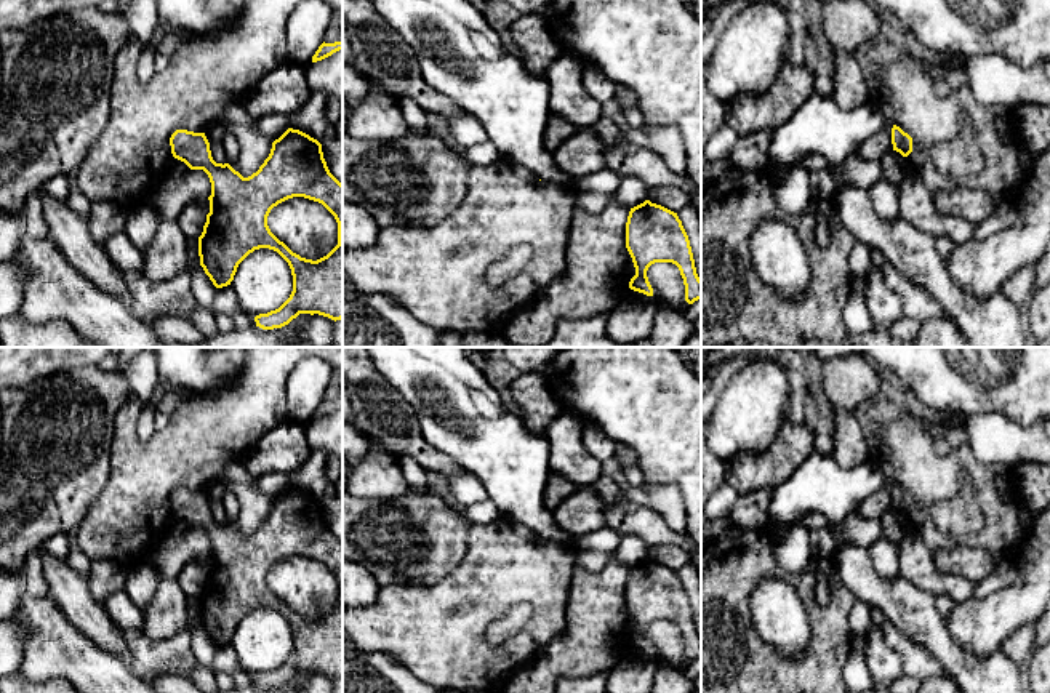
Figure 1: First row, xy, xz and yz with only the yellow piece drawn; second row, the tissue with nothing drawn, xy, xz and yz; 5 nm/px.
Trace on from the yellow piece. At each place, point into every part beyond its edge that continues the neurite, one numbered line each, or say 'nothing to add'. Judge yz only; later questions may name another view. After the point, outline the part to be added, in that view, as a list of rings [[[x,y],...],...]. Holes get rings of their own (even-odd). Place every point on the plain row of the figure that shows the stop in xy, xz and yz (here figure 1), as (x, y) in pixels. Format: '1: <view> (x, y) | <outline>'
nothing to add

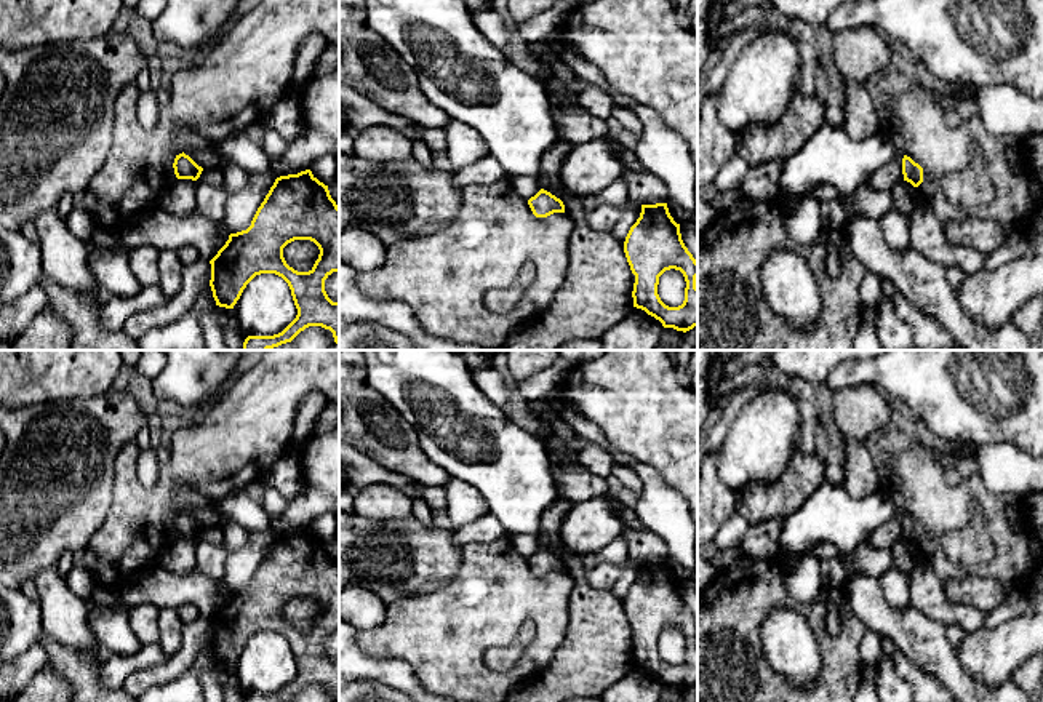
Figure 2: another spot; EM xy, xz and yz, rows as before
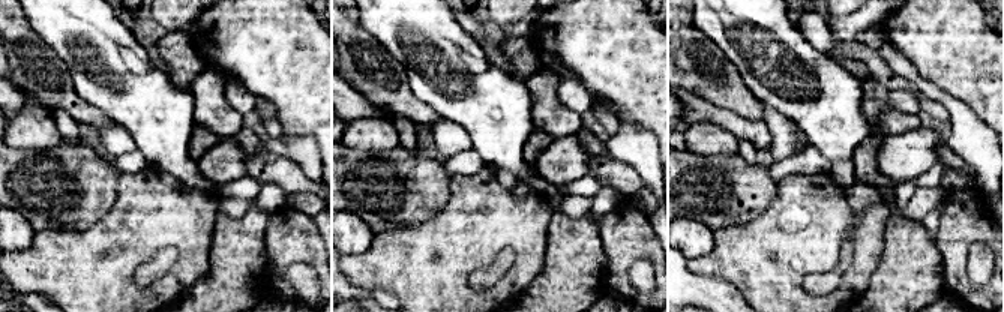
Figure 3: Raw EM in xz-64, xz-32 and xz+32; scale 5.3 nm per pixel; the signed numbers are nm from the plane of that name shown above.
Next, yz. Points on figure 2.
nothing to add

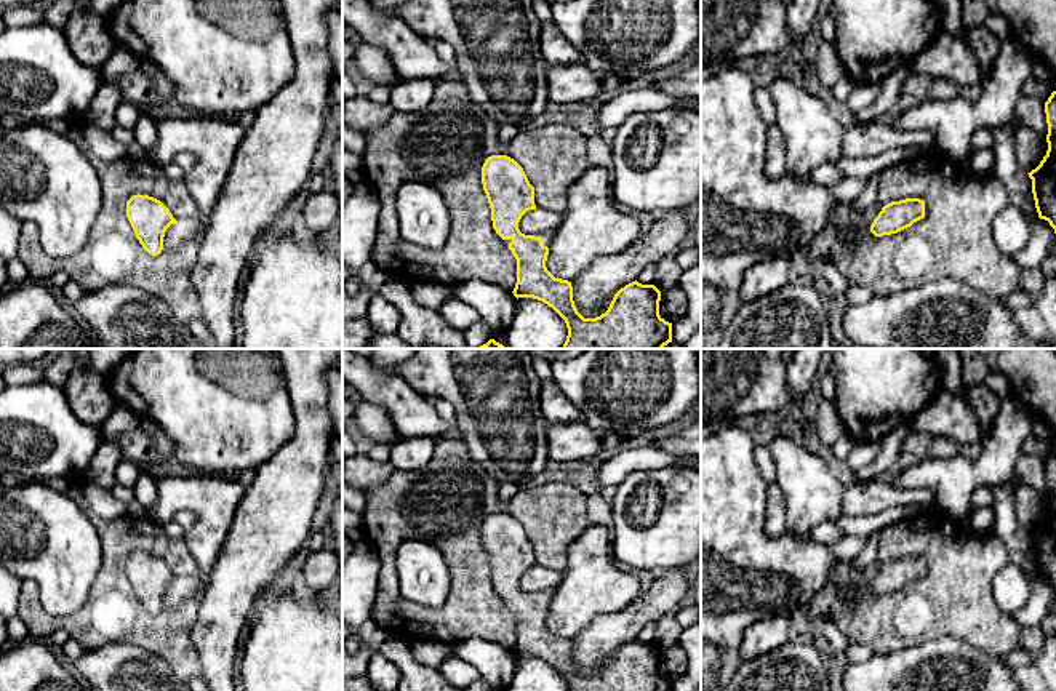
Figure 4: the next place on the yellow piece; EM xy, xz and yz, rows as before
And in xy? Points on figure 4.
nothing to add

